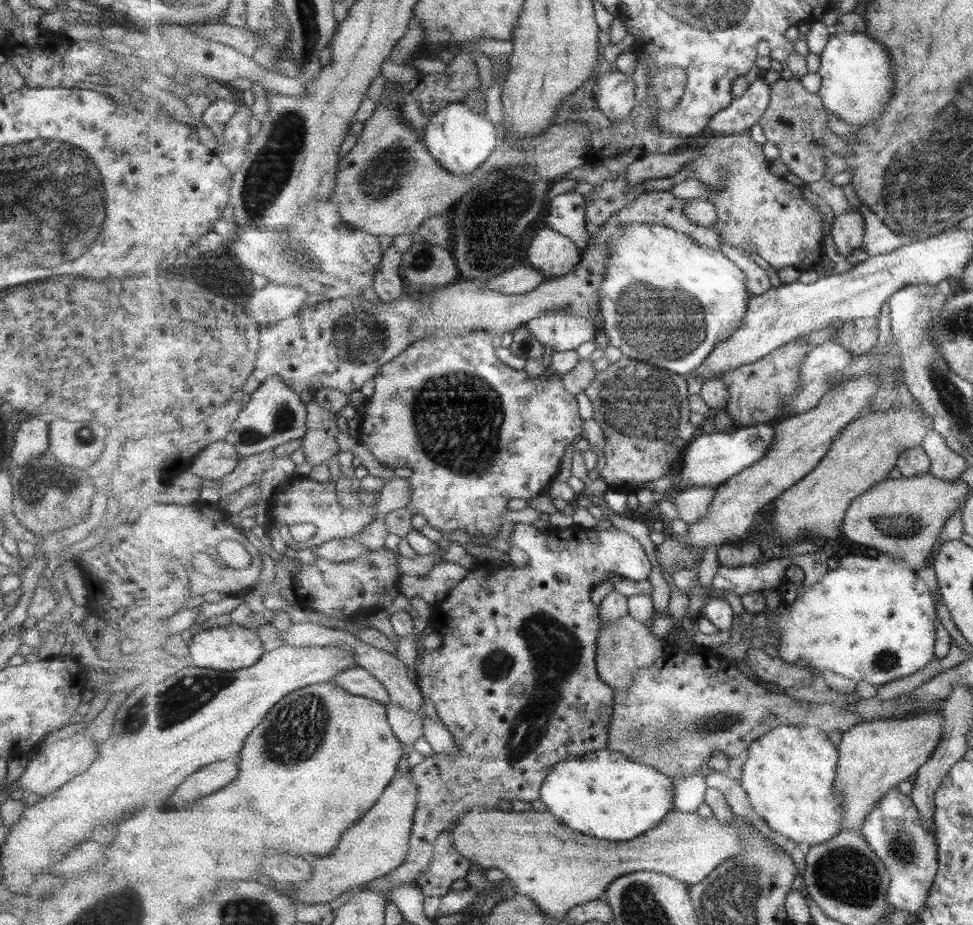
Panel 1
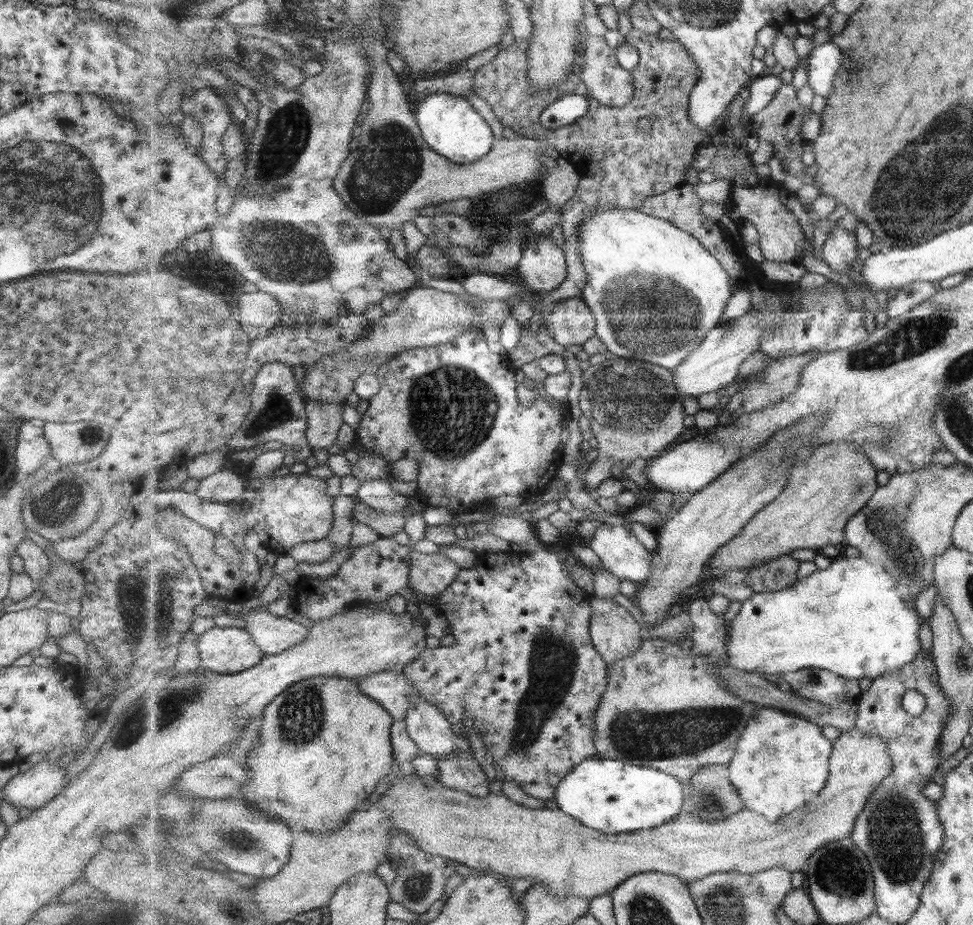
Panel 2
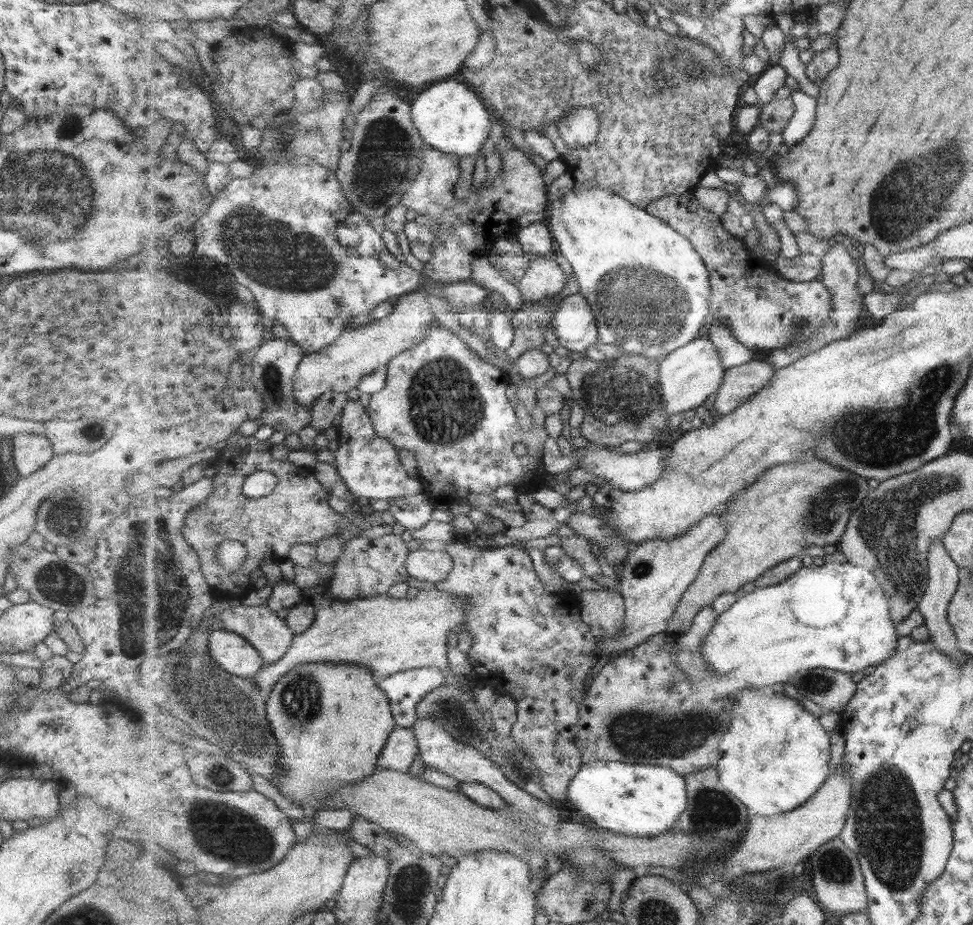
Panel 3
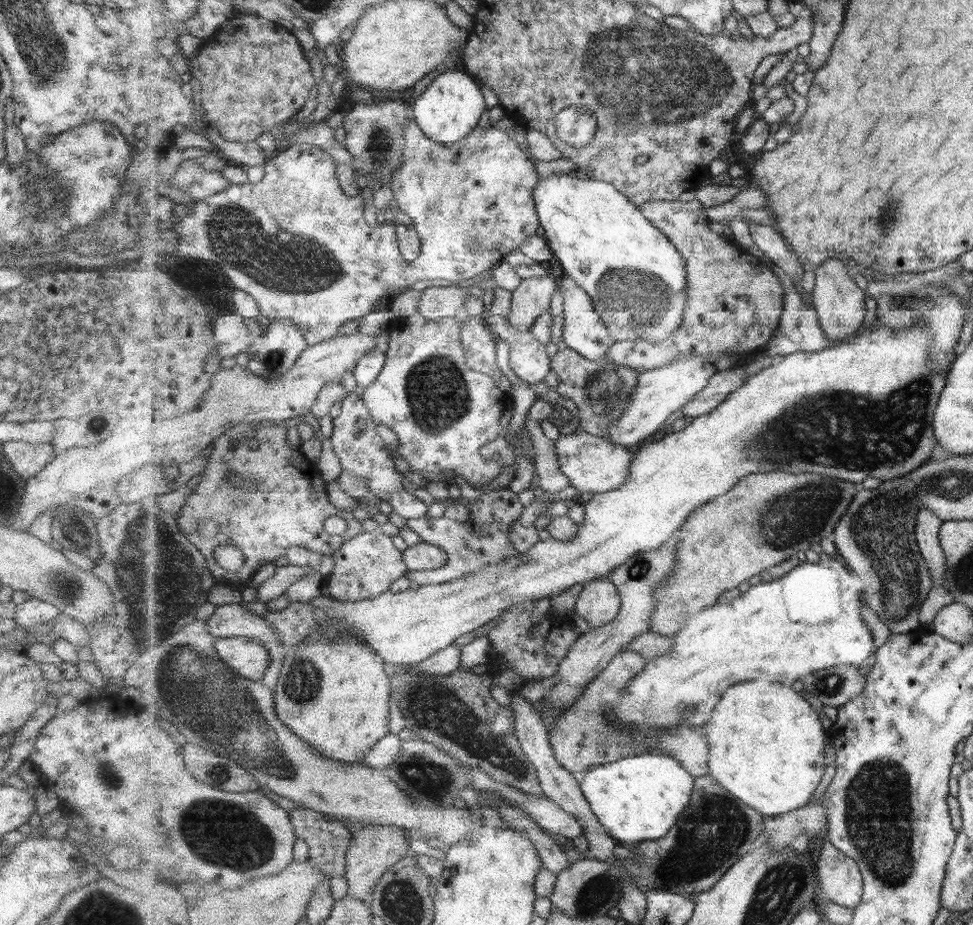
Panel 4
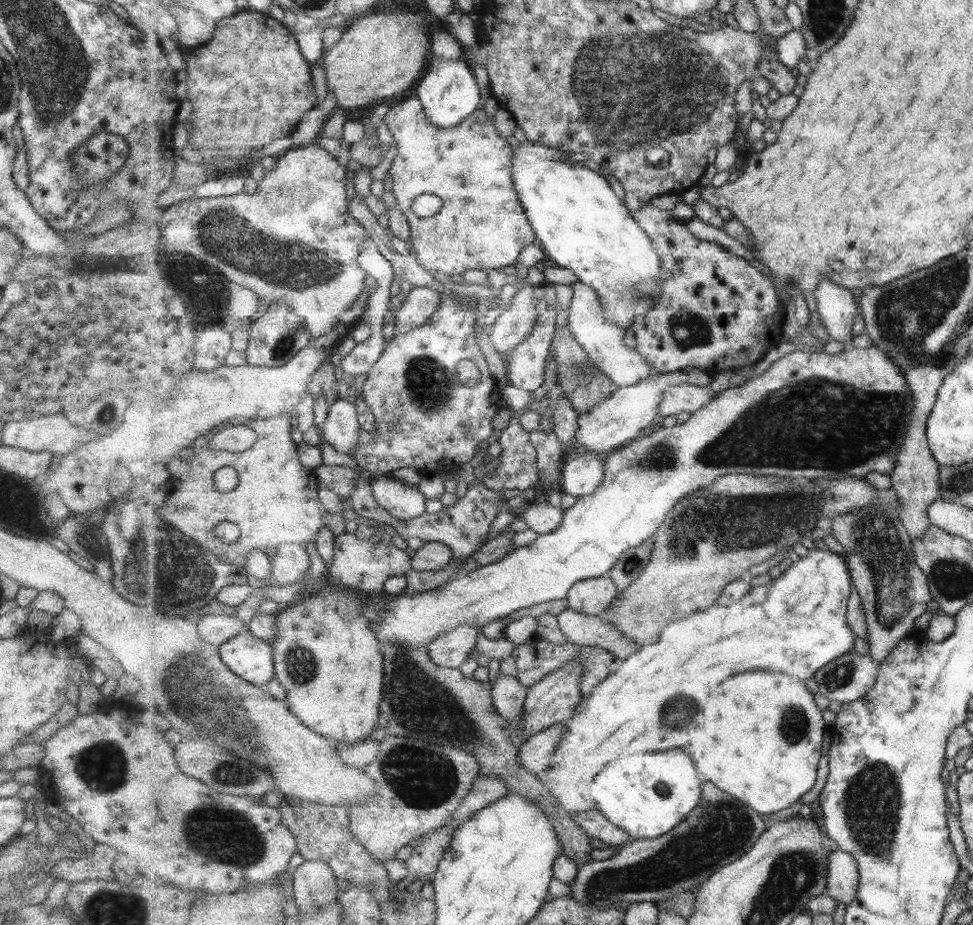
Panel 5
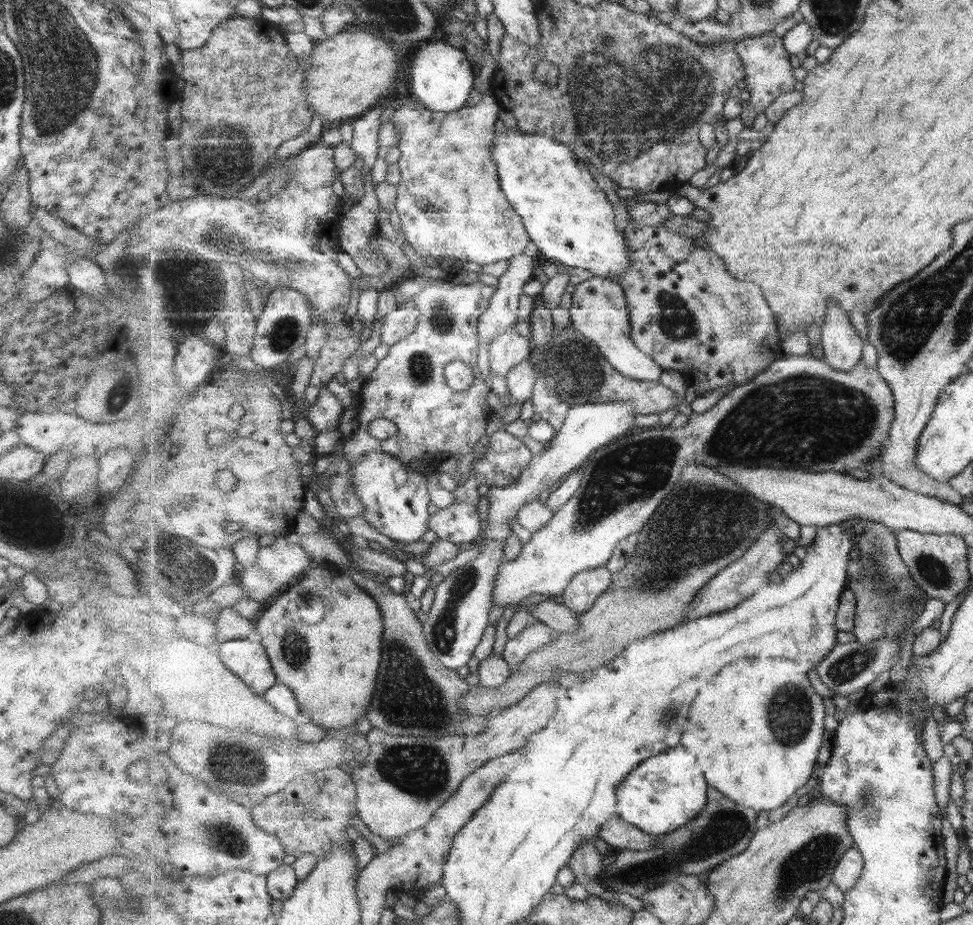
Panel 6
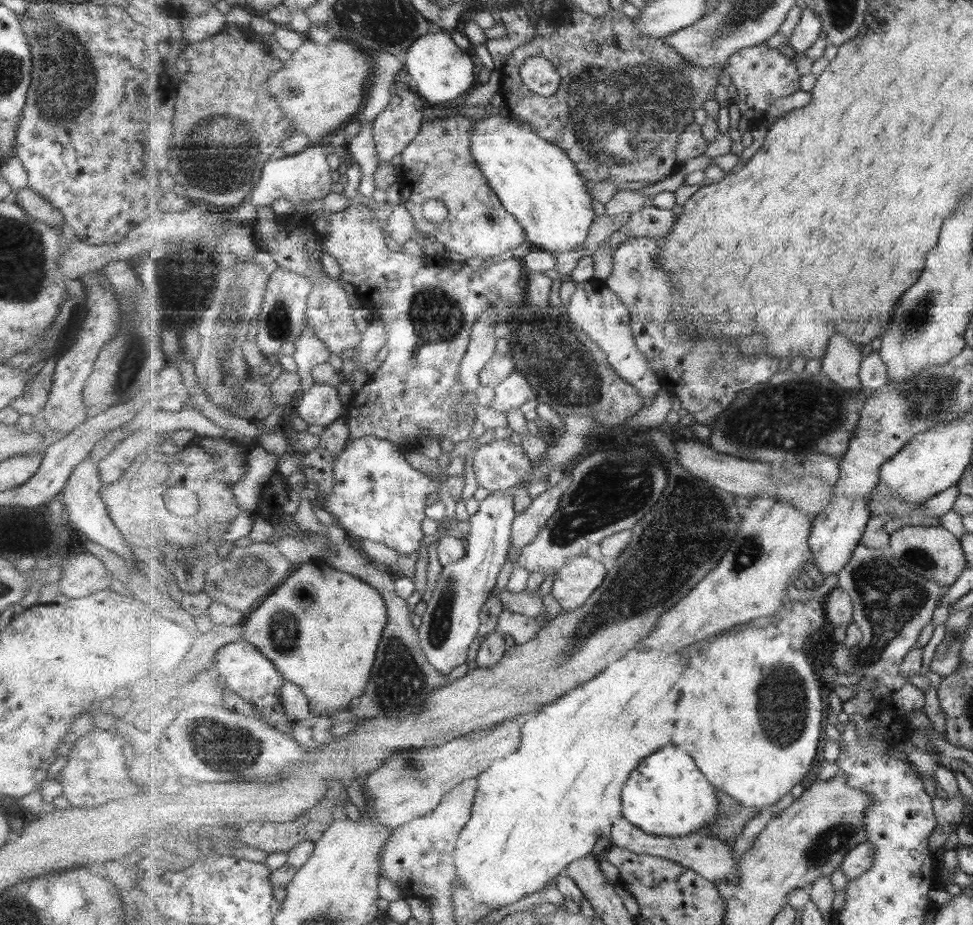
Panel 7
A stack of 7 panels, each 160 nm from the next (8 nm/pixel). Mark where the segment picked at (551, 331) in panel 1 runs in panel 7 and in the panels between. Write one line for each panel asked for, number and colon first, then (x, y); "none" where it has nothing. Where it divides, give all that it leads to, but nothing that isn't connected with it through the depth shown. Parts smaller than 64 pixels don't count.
2: (572, 322)
3: (574, 324)
4: (584, 331)
5: (604, 341)
6: (599, 310)
7: (595, 308)

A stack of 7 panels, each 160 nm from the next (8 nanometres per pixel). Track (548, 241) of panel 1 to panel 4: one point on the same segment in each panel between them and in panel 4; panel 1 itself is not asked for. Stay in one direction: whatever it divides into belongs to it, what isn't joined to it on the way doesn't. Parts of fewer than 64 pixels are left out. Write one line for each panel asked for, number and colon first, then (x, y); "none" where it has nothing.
2: (545, 267)
3: (545, 278)
4: (533, 297)

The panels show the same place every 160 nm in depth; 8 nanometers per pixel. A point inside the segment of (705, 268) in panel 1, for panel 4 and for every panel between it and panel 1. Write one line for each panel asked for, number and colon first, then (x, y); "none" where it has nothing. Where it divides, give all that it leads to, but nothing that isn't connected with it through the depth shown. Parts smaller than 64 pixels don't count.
2: (655, 291)
3: (649, 288)
4: (629, 267)

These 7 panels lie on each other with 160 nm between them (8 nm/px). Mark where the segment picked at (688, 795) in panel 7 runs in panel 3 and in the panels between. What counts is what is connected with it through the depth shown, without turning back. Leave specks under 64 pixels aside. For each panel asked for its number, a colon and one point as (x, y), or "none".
3: (643, 800)
4: (639, 799)
5: (647, 797)
6: (664, 793)

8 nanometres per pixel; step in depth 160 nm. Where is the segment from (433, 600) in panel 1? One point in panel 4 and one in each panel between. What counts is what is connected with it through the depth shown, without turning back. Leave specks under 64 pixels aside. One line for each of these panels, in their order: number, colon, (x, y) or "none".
2: (430, 574)
3: (430, 566)
4: (423, 556)

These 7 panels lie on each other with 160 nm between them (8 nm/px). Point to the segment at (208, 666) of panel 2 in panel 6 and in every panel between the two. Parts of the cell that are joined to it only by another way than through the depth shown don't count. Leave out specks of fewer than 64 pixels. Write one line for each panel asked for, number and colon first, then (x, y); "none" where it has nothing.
3: (235, 654)
4: (249, 657)
5: (252, 658)
6: (249, 660)

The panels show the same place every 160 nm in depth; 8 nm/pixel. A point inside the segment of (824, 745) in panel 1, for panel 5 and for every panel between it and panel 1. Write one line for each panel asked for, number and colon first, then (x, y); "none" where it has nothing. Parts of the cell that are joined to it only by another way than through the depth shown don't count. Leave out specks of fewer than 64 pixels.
2: (782, 760)
3: (775, 756)
4: (767, 743)
5: (761, 740)

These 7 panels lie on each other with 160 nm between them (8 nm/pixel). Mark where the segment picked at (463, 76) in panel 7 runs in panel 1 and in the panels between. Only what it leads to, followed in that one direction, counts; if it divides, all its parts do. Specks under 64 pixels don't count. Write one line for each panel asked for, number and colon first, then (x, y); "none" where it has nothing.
1: (461, 140)
2: (451, 126)
3: (451, 116)
4: (451, 106)
5: (449, 92)
6: (442, 77)

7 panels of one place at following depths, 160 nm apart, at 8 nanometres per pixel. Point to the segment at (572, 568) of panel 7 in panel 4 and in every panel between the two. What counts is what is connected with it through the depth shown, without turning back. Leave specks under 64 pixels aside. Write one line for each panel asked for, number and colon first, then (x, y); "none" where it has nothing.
4: (599, 602)
5: (594, 596)
6: (586, 587)

